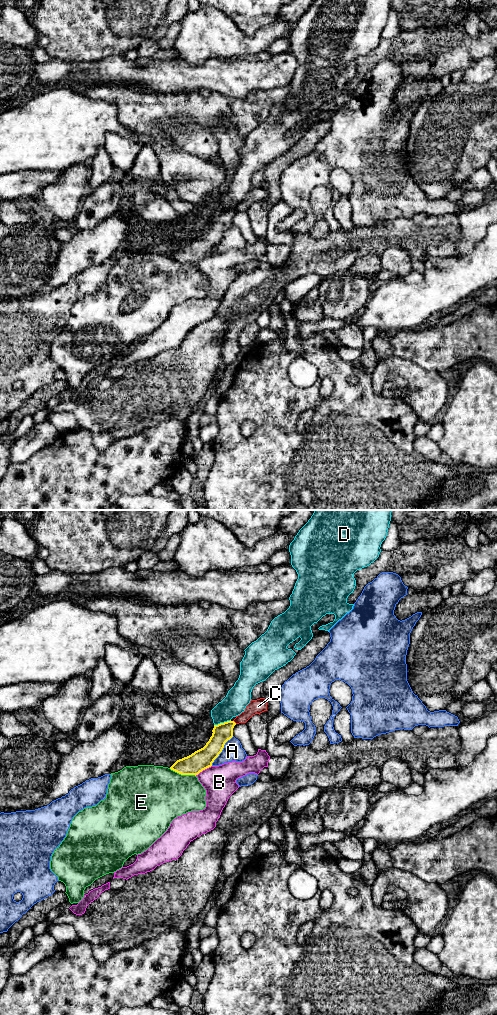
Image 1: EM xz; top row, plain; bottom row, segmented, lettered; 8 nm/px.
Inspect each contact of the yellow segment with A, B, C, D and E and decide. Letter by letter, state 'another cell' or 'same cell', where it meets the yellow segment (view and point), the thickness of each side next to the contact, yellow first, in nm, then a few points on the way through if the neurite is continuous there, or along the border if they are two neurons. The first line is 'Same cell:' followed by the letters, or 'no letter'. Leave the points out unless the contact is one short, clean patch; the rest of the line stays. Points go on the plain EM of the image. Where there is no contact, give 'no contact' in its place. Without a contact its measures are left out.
Same cell: C
A: another cell | xz (222, 237) | 160/160 nm
B: another cell | xz (203, 257) | 160/260 nm | along xz (211, 253), (195, 263)
C: same cell | xz (234, 210) | 150/120 nm | across xz (222, 220), (234, 210), (258, 194)
D: another cell | xz (222, 211) | 150/190 nm
E: another cell | xz (182, 262) | 160/460 nm

